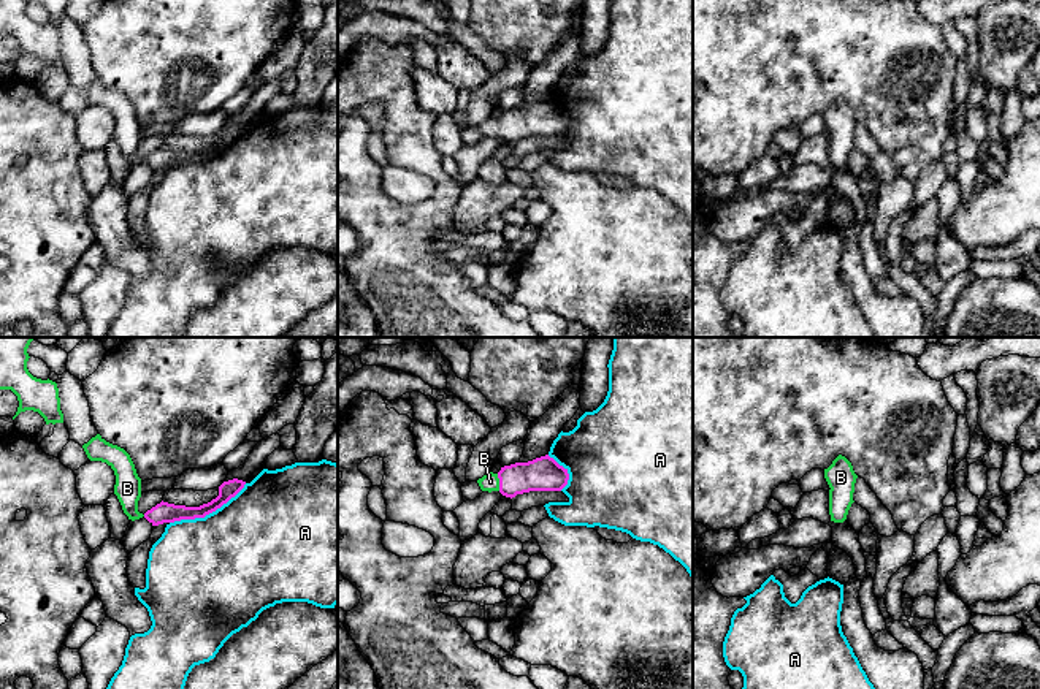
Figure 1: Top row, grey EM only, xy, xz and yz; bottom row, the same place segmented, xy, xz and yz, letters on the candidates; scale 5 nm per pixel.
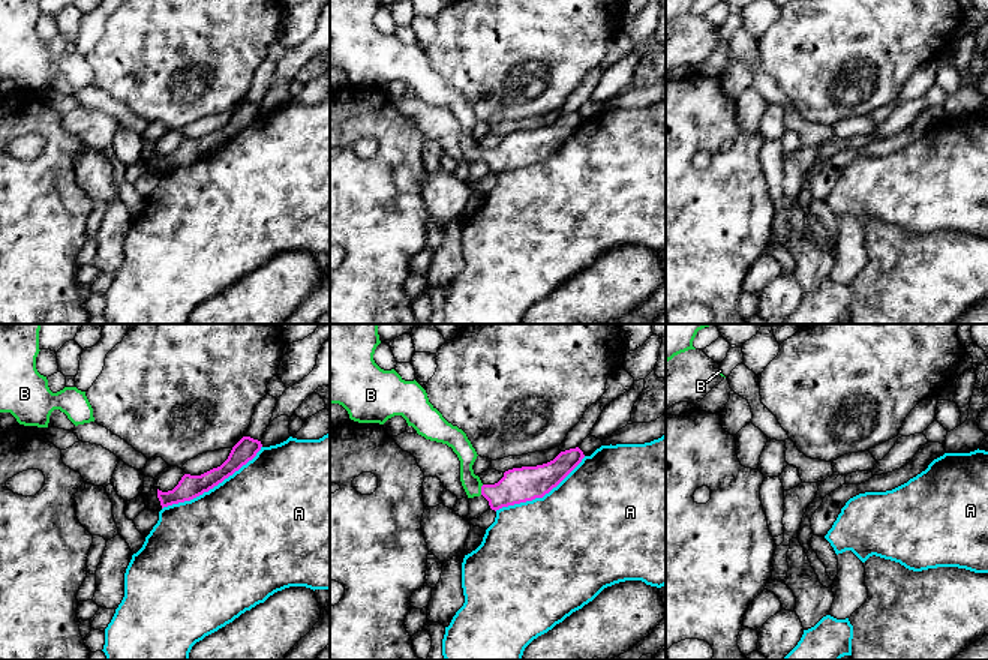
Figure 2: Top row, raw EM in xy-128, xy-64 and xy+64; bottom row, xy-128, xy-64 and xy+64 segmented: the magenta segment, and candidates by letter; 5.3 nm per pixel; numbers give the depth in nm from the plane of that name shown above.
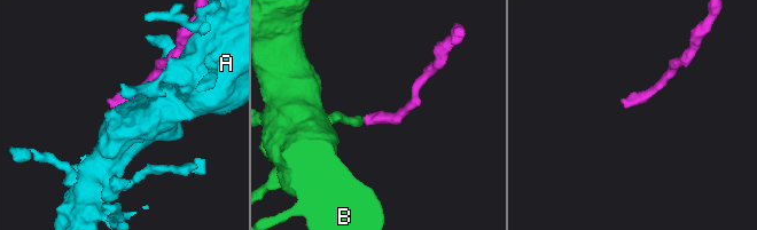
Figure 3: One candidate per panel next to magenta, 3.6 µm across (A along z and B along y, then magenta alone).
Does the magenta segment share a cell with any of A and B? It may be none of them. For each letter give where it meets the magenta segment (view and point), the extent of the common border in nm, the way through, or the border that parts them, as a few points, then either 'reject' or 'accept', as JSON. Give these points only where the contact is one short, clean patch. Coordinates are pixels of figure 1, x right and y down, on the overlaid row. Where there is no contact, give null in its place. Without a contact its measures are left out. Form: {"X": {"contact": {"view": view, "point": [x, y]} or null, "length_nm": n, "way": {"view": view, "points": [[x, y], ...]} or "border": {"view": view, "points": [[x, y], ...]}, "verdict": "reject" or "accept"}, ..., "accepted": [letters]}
{"A": {"contact": {"view": "xy", "point": [208, 513]}, "length_nm": 440, "verdict": "reject"}, "B": {"contact": {"view": "xz", "point": [500, 482]}, "length_nm": 90, "way": {"view": "xz", "points": [[542, 474], [500, 482], [490, 482]]}, "verdict": "accept"}, "accepted": ["B"]}

